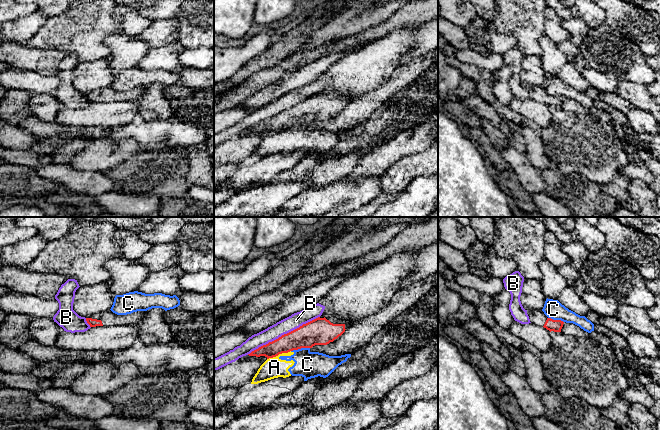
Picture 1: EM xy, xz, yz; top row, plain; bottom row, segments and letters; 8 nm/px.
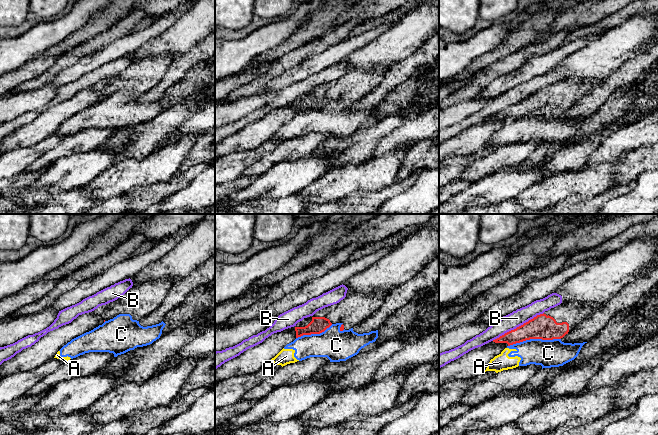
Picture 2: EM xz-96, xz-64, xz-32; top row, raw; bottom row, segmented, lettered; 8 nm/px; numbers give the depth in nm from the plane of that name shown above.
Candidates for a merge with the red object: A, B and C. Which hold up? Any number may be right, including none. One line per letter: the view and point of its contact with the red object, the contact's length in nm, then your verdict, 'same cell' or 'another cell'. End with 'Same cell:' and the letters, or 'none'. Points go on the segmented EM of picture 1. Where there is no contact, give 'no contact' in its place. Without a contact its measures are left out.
A: xz (278, 354) | 200 nm | another cell
B: xz (284, 334) | 650 nm | another cell
C: xz (300, 348) | 160 nm | another cell
Same cell: none

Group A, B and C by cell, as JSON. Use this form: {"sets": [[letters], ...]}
{"sets": [["A", "C"], ["B"]]}

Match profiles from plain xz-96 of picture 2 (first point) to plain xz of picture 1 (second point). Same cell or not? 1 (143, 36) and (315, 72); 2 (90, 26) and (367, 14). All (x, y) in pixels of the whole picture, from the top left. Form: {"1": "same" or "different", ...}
{"1": "same", "2": "different"}

